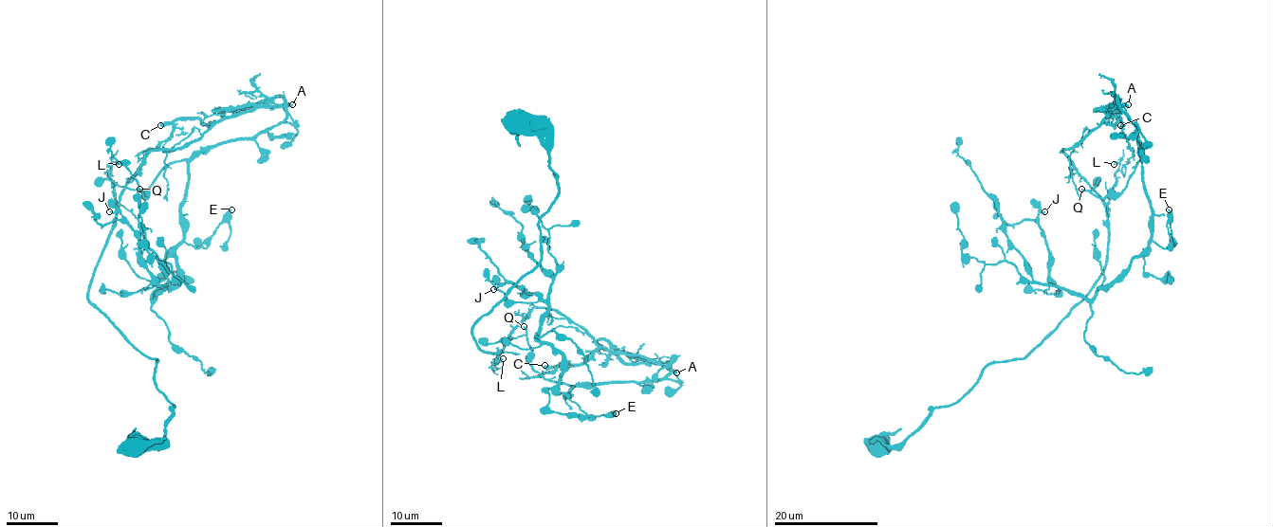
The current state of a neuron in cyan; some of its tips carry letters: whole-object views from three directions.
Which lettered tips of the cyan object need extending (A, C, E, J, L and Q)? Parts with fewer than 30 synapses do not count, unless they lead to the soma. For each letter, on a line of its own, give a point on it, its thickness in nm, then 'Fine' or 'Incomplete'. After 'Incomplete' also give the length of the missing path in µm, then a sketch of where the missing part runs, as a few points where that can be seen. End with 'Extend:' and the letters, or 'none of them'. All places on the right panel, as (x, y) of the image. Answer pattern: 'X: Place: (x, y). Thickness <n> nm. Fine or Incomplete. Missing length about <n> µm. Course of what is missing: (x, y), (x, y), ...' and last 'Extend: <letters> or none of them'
A: Place: (1128, 104). Thickness 400 nm. Incomplete. Missing length about 45 µm. Course of what is missing: (1128, 104), (1120, 45), (1134, 59), (1130, 57), (1130, 44), (1124, 39), (1122, 45)
C: Place: (1120, 125). Thickness 500 nm. Fine
E: Place: (1169, 209). Thickness 420 nm. Fine
J: Place: (1044, 211). Thickness 180 nm. Fine
L: Place: (1114, 164). Thickness 190 nm. Fine
Q: Place: (1081, 189). Thickness 240 nm. Incomplete. Missing length about 20 µm. Course of what is missing: (1081, 189), (1067, 189), (1055, 196), (1034, 221)
Extend: A, Q

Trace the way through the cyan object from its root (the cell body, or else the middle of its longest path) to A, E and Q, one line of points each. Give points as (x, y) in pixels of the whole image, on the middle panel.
A: (518, 123), (559, 193), (541, 261), (477, 346), (498, 353), (553, 308), (676, 372)
E: (518, 123), (559, 193), (541, 261), (471, 336), (486, 353), (525, 336), (587, 417), (616, 413)
Q: (518, 123), (545, 148), (559, 193), (541, 216), (541, 261), (471, 336), (498, 353), (524, 326)

